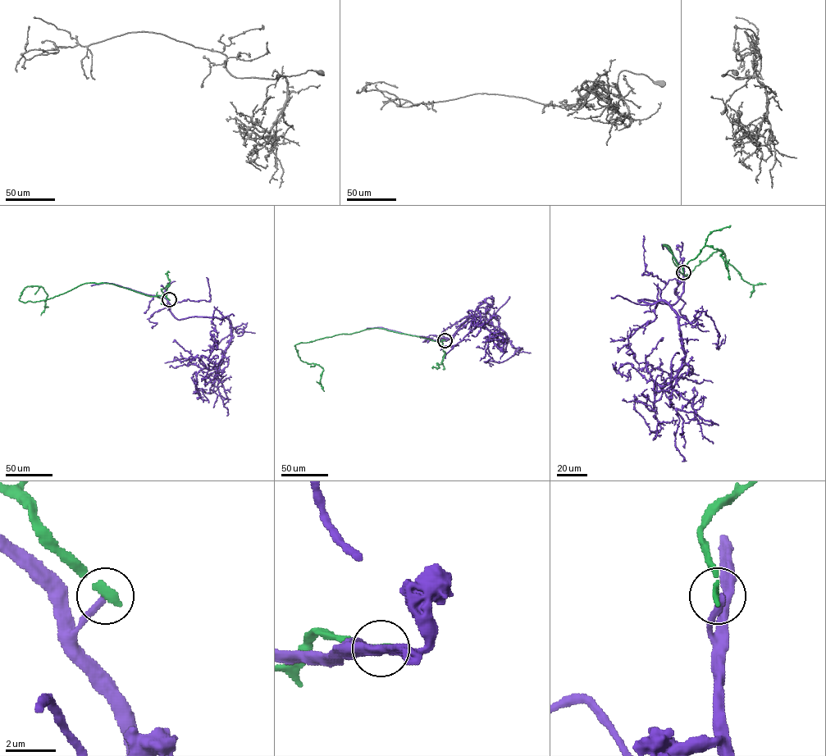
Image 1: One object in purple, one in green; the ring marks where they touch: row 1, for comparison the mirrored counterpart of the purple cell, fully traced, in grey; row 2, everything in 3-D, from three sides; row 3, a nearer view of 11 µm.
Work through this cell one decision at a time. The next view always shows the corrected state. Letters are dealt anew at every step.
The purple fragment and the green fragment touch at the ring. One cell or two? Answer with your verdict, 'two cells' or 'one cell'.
two cells

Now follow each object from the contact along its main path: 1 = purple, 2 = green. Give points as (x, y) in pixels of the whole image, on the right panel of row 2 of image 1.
1: (683, 272), (673, 304), (638, 300), (677, 315), (682, 366), (663, 385), (646, 366), (699, 375)
2: (683, 272), (685, 266), (663, 244), (686, 277), (721, 250), (753, 285), (750, 297)

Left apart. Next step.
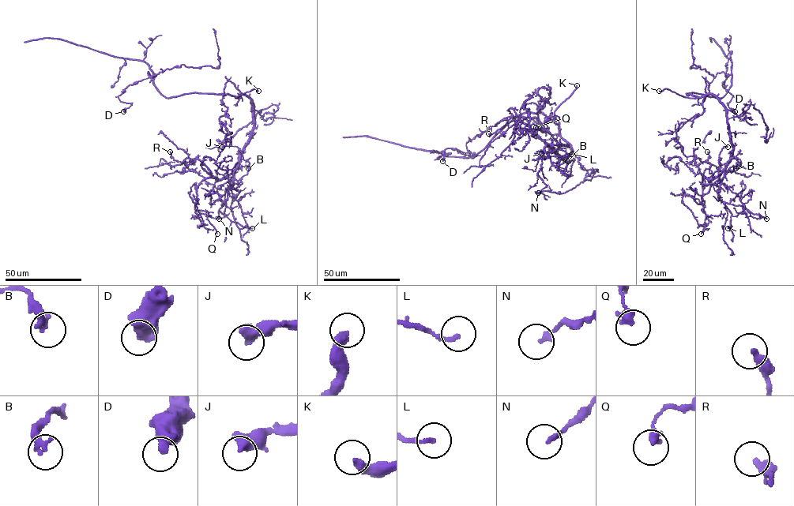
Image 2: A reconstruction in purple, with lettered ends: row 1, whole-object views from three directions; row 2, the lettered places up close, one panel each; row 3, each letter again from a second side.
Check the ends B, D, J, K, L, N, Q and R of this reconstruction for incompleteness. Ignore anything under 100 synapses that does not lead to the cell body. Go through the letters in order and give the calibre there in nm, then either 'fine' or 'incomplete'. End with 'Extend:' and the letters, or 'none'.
B: 320 nm thick; fine
D: 480 nm thick; fine
J: 500 nm thick; fine
K: 360 nm thick; incomplete
L: 180 nm thick; fine
N: 200 nm thick; fine
Q: 340 nm thick; fine
R: 300 nm thick; fine
Extend: K

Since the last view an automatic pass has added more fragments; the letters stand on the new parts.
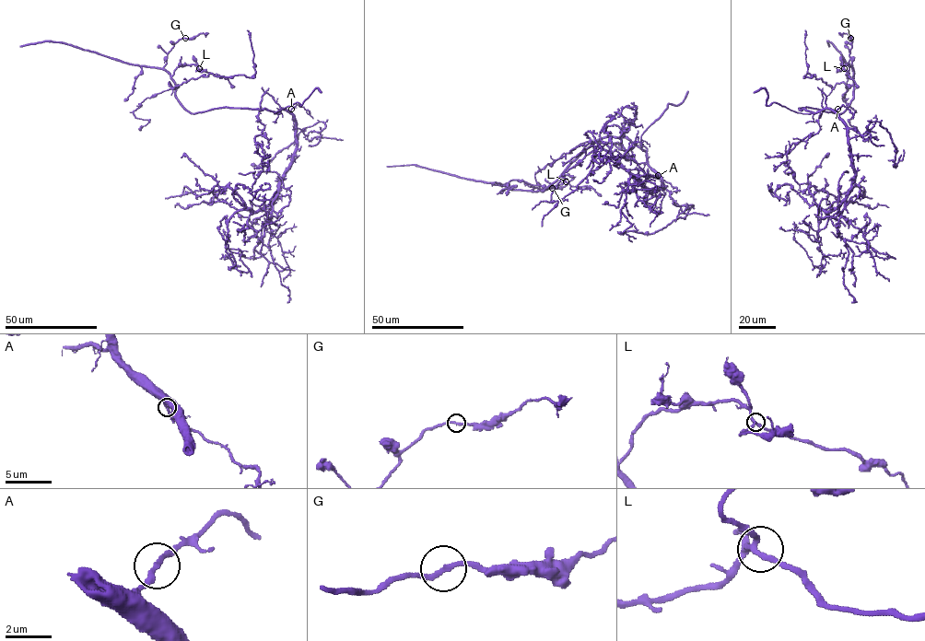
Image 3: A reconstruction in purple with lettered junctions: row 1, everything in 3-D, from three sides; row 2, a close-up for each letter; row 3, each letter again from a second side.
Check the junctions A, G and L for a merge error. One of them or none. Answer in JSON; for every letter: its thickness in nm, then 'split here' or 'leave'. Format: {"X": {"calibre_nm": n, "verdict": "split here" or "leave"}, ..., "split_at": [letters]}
{"A": {"calibre_nm": 200, "verdict": "leave"}, "G": {"calibre_nm": 200, "verdict": "leave"}, "L": {"calibre_nm": 220, "verdict": "leave"}, "split_at": []}

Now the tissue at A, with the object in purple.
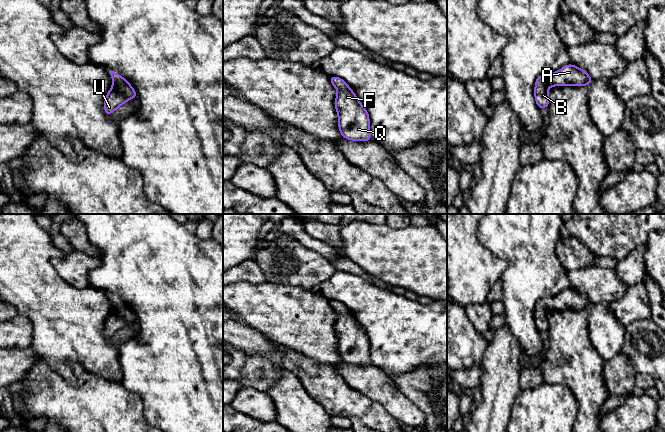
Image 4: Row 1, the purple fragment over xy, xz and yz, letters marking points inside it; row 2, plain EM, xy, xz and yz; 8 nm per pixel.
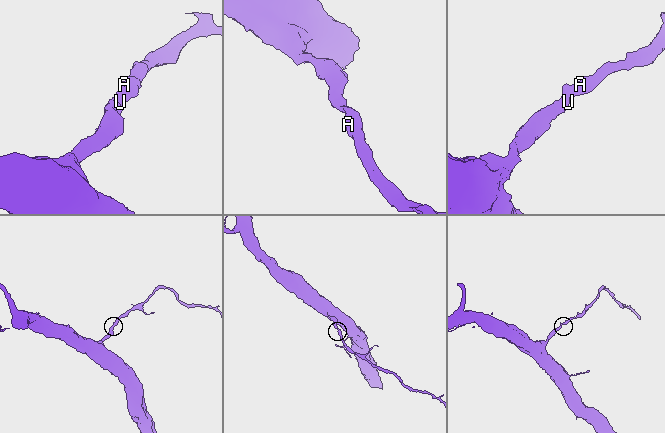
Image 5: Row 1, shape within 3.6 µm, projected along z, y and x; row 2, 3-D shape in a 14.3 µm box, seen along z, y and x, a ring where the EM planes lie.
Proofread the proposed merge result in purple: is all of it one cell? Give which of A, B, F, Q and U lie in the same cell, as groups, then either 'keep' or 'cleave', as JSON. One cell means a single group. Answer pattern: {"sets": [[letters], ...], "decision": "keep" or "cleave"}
{"sets": [["A", "B", "F", "Q", "U"]], "decision": "keep"}

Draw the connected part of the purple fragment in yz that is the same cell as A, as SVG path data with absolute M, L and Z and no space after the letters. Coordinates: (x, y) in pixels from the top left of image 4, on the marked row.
M572 64L563 66L559 71L547 73L537 77L535 81L534 96L540 109L549 107L548 88L552 86L586 86L593 79L588 73Z

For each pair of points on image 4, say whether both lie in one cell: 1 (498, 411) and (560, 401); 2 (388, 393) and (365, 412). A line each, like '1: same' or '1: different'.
1: different
2: different

